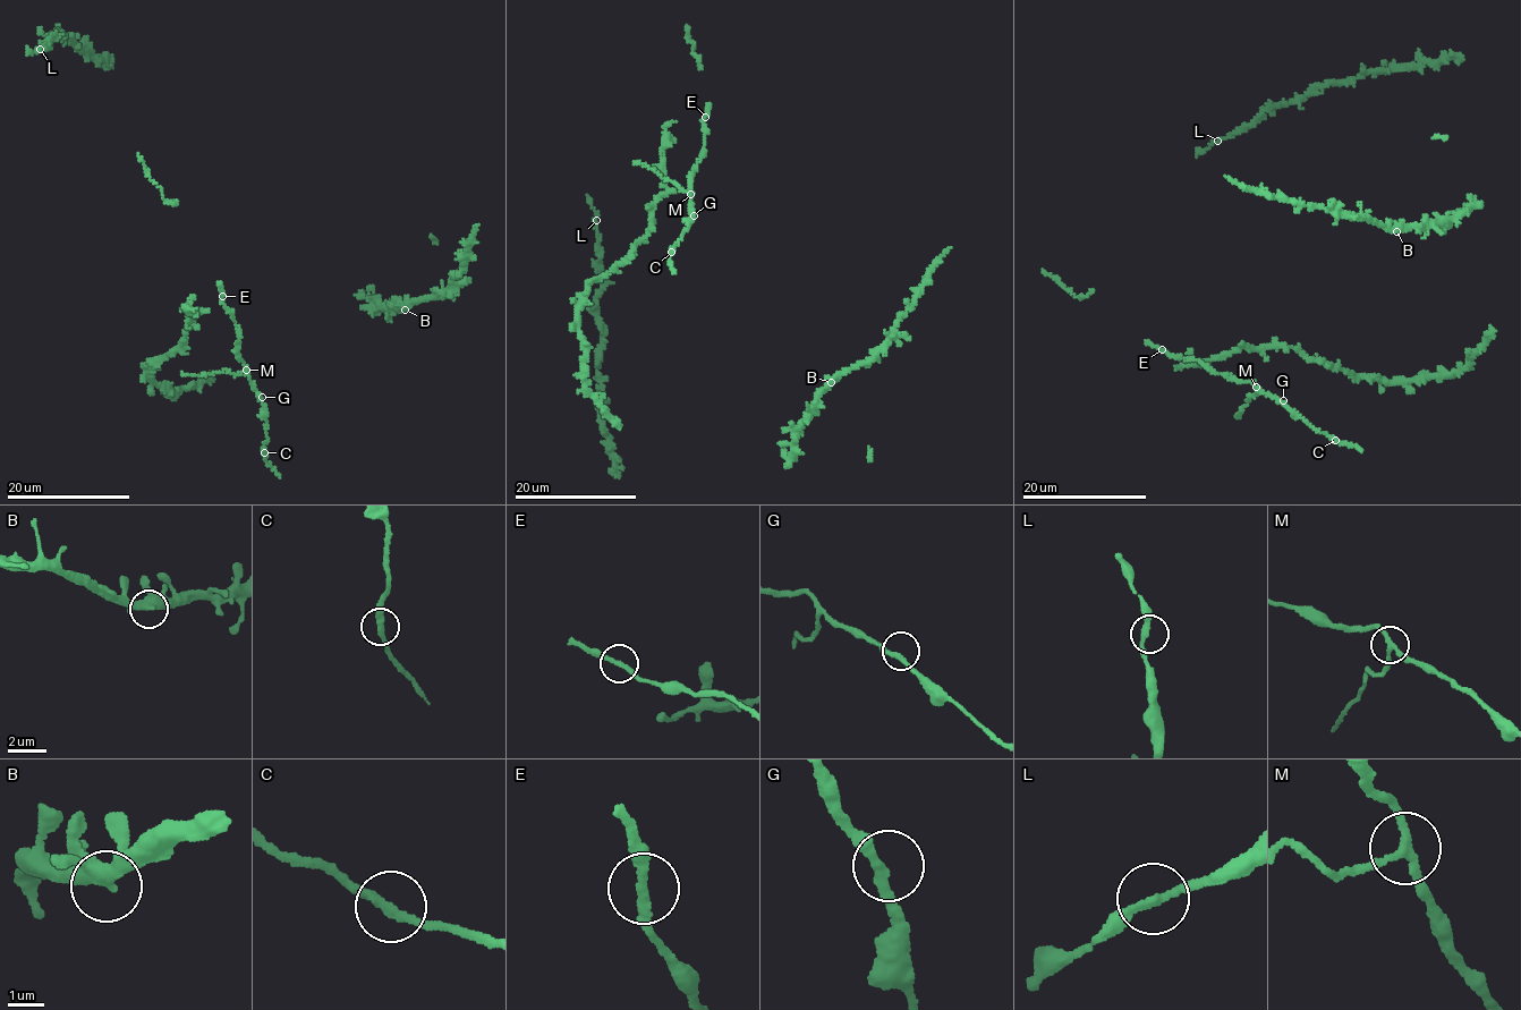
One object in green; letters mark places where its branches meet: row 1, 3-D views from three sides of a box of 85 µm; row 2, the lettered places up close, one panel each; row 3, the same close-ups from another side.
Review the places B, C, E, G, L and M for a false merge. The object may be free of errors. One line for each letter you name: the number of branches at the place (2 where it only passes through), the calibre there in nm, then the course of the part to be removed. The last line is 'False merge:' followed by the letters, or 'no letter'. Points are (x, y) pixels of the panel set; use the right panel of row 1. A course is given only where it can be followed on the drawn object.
M: 3 | 200 nm | (1257, 387), (1237, 416)
False merge: M

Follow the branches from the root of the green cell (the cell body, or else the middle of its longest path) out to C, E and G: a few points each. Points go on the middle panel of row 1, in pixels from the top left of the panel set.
C: (690, 201), (690, 221), (671, 252)
E: (690, 201), (689, 177), (704, 152), (705, 117)
G: (690, 201), (694, 215)

